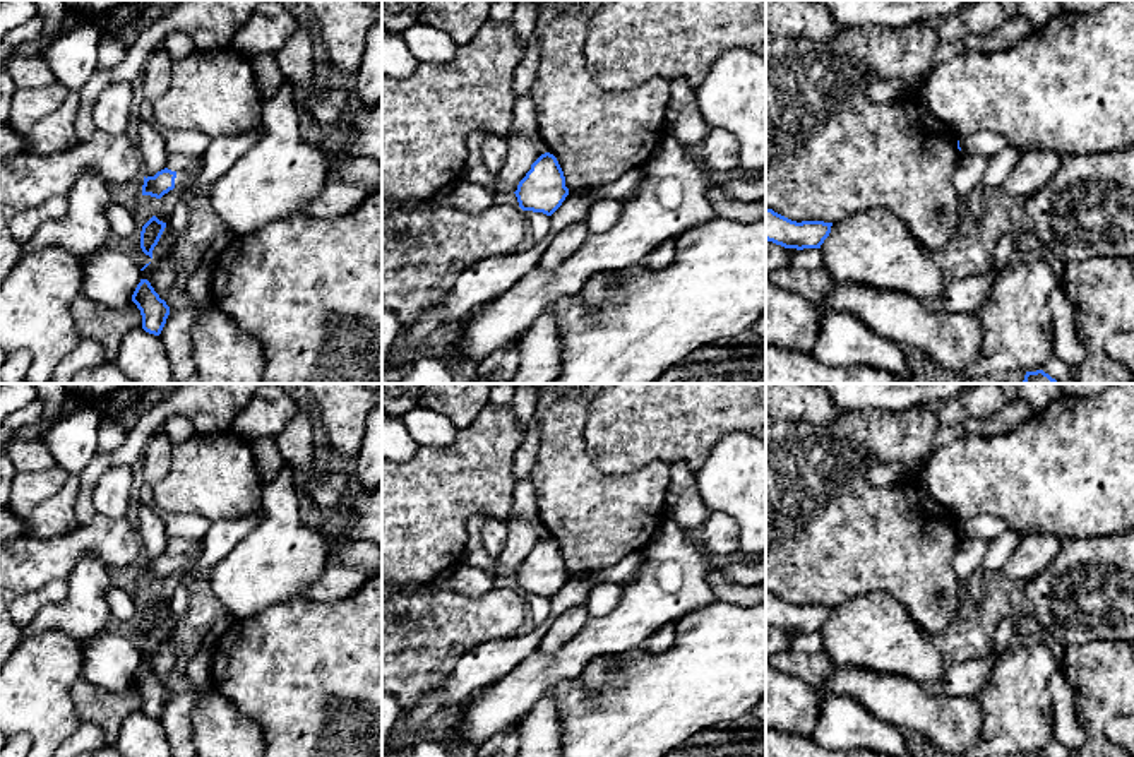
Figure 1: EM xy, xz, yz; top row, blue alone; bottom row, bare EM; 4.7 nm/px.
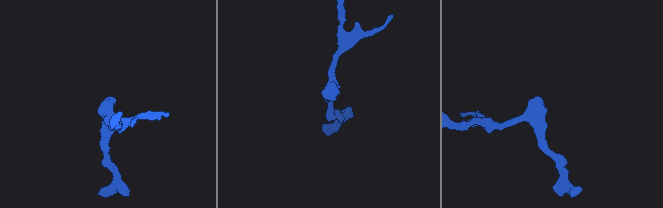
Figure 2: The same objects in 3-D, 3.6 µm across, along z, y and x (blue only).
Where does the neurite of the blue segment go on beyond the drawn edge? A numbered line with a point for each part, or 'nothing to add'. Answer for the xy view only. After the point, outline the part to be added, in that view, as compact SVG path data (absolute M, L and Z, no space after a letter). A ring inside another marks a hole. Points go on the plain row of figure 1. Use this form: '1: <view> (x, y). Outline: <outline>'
1: xy (185, 564). Outline: M176 555L175 570L185 570L185 572L188 572L194 567L195 562L197 562L197 557L182 557L182 555Z

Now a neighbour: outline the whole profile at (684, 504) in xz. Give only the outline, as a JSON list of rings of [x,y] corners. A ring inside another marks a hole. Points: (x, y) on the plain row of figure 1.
[[[675,461],[670,468],[670,486],[665,498],[665,516],[673,517],[683,531],[701,531],[711,509],[701,498],[697,473],[683,461]]]

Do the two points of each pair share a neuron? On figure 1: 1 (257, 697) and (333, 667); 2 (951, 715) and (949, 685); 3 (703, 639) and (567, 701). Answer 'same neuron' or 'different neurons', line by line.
1: same neuron
2: different neurons
3: same neuron

